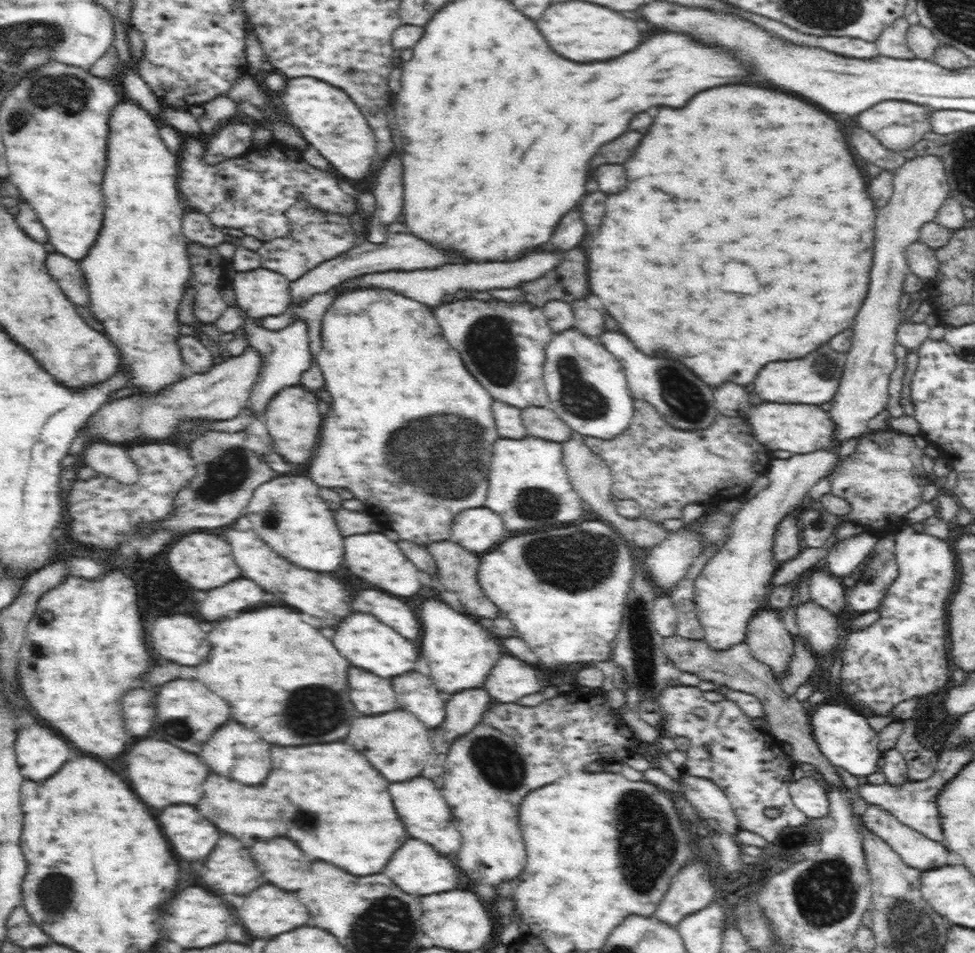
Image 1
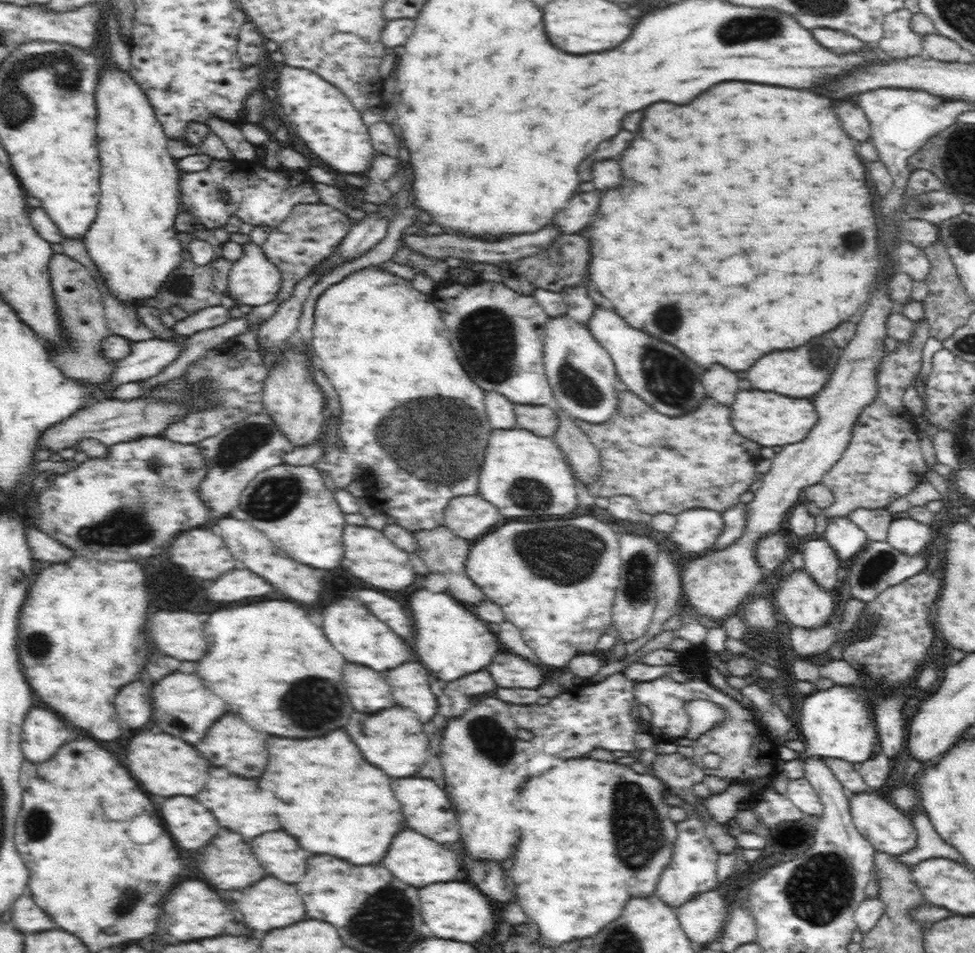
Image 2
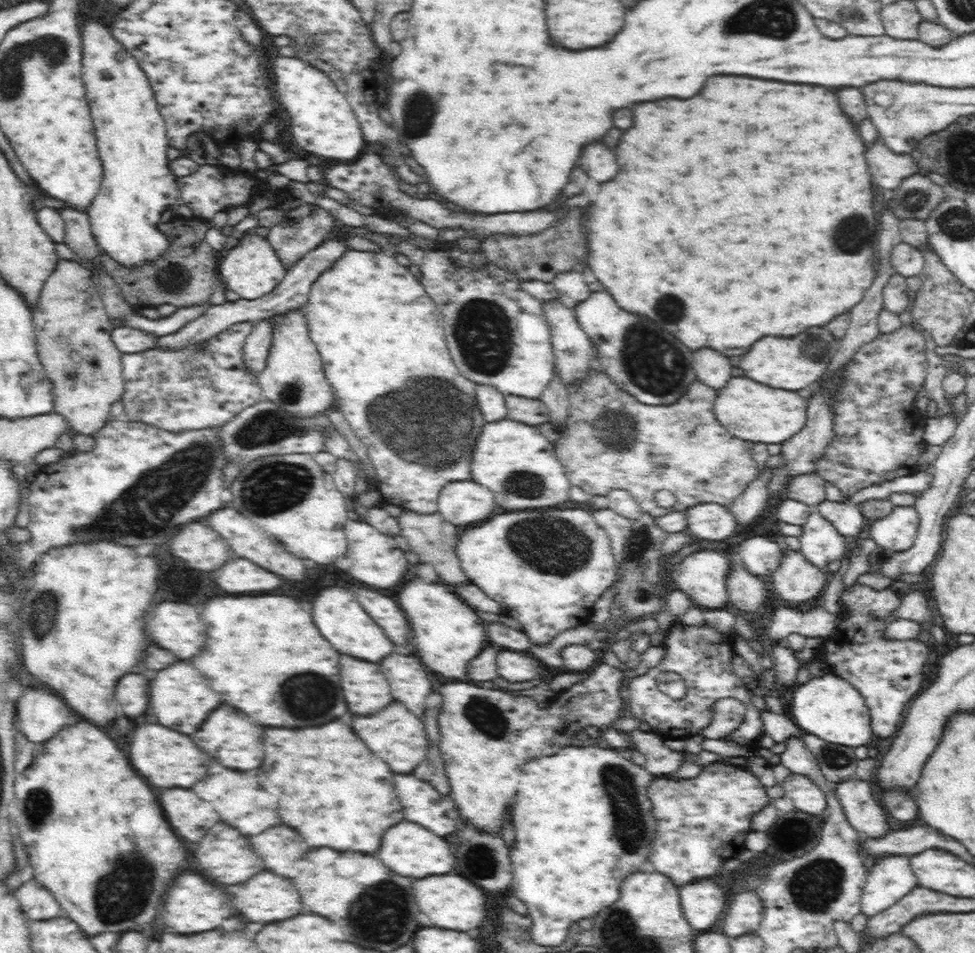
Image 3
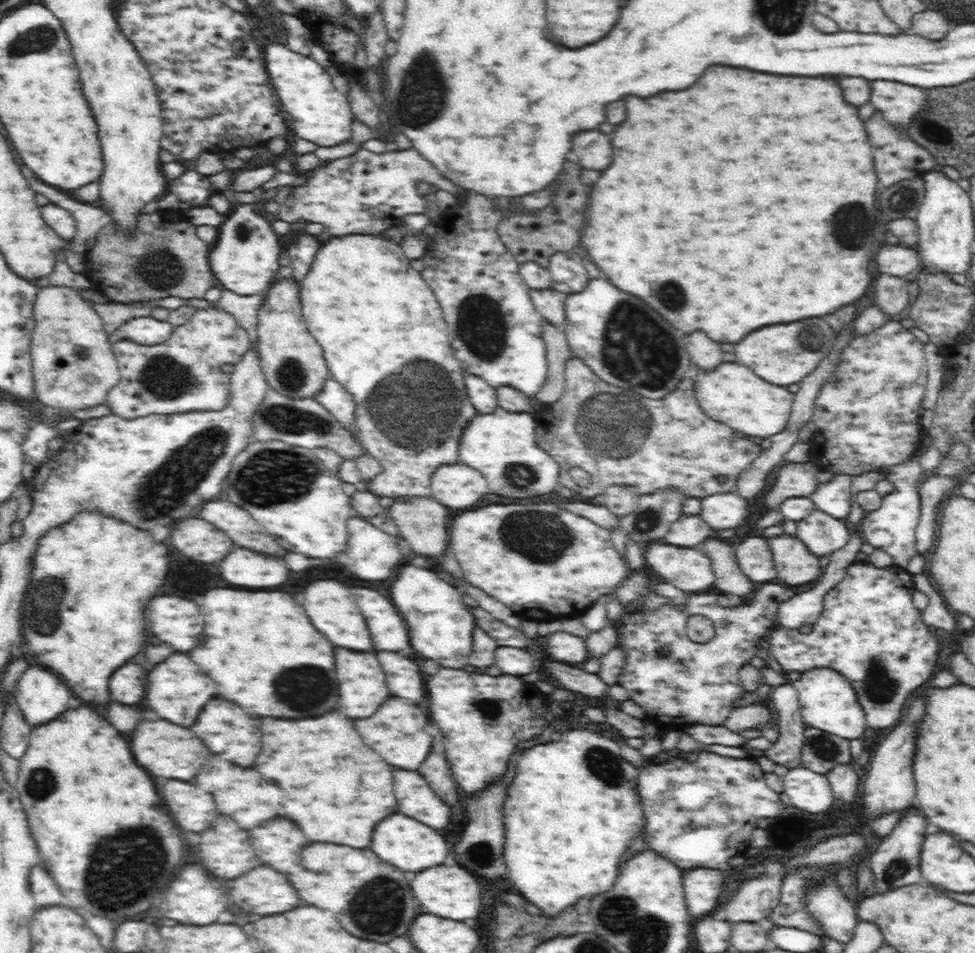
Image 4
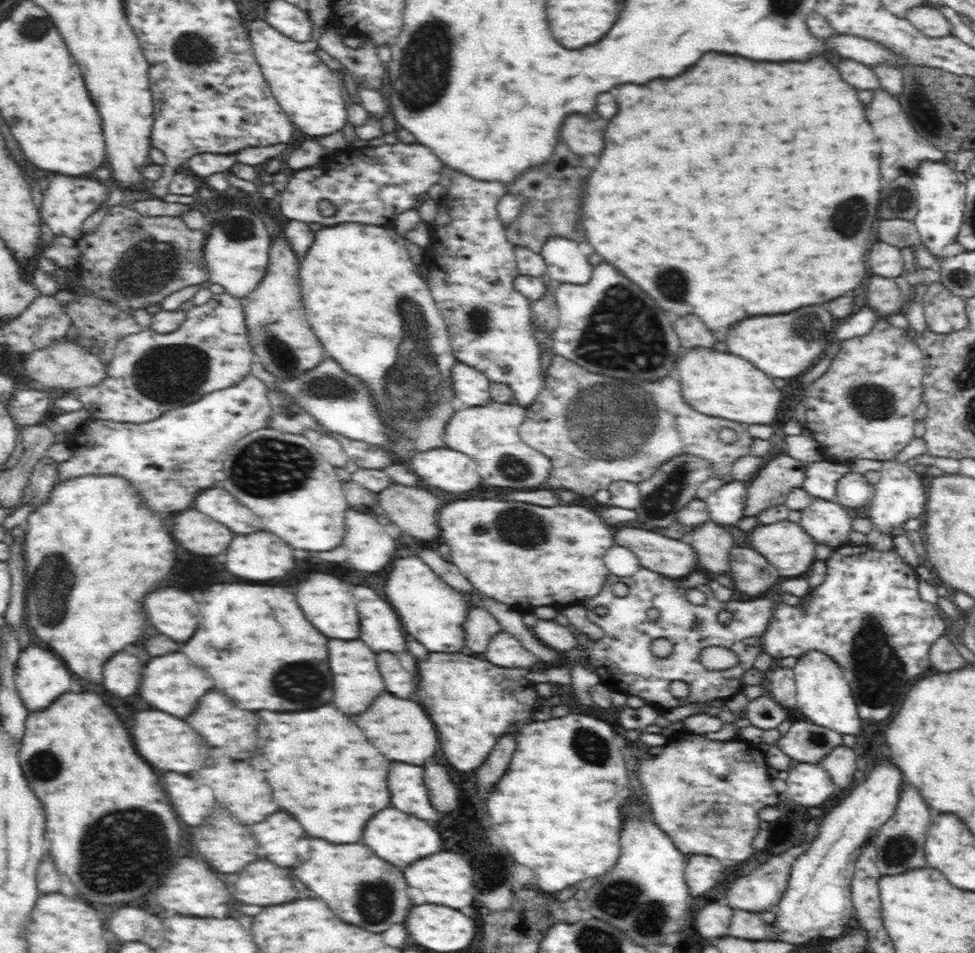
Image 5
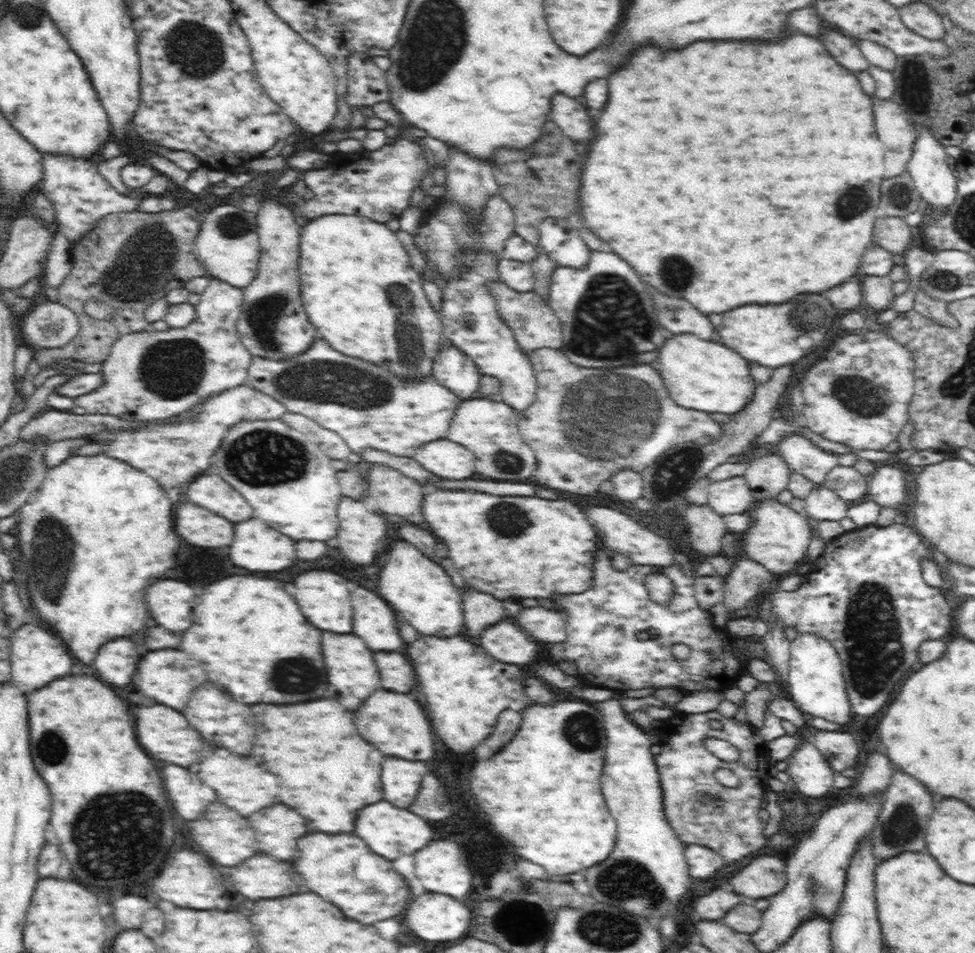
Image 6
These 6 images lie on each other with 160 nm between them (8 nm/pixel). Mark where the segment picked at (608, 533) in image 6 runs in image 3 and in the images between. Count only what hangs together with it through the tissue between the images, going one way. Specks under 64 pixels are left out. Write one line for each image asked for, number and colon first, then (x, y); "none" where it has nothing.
3: (702, 575)
4: (689, 569)
5: (676, 559)

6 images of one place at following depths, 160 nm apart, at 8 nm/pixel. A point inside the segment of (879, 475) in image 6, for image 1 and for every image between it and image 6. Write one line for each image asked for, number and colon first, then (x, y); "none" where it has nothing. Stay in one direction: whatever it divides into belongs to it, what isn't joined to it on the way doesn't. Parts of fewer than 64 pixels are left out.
1: (888, 662)
2: (907, 535)
3: (896, 532)
4: (891, 527)
5: (899, 494)

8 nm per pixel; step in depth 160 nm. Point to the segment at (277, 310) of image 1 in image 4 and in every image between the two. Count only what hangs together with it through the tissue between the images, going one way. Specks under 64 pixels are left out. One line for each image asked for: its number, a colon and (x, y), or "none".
2: (253, 279)
3: (251, 268)
4: (244, 258)

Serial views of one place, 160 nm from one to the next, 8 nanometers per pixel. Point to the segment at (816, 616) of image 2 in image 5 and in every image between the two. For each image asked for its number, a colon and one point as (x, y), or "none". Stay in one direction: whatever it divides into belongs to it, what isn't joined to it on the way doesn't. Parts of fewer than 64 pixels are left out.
3: (798, 582)
4: (796, 565)
5: (785, 545)

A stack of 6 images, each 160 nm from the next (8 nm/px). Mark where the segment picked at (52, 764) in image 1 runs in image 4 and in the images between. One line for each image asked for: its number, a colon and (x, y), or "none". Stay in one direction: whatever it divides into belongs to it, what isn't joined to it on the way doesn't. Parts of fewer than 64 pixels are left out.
2: (43, 734)
3: (40, 714)
4: (41, 696)

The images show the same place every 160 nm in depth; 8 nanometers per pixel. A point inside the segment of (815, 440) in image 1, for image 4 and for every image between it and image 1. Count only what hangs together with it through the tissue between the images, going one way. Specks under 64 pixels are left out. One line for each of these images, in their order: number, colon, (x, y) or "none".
2: (770, 419)
3: (752, 411)
4: (733, 394)

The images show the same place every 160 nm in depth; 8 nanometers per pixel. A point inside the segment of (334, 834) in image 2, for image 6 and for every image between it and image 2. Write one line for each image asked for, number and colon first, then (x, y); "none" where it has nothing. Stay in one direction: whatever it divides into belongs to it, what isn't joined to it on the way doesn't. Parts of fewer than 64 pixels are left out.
3: (332, 790)
4: (335, 788)
5: (322, 770)
6: (325, 770)

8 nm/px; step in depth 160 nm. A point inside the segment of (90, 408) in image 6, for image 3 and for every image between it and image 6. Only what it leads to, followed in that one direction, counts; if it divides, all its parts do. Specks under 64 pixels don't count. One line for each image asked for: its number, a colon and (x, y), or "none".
3: (203, 385)
4: (184, 373)
5: (150, 372)

